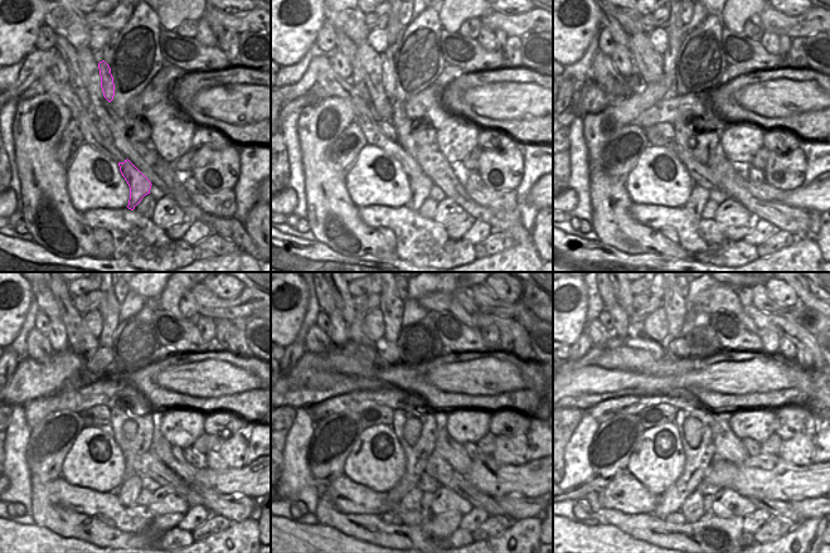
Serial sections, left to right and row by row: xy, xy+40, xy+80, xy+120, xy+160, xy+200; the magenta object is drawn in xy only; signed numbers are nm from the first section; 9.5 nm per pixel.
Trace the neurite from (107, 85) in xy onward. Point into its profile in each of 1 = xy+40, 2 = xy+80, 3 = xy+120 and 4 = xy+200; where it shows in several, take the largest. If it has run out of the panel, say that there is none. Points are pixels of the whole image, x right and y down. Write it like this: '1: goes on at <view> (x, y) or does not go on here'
1: goes on at xy+40 (388, 58)
2: goes on at xy+80 (674, 32)
3: goes on at xy+120 (110, 307)
4: goes on at xy+200 (675, 306)

